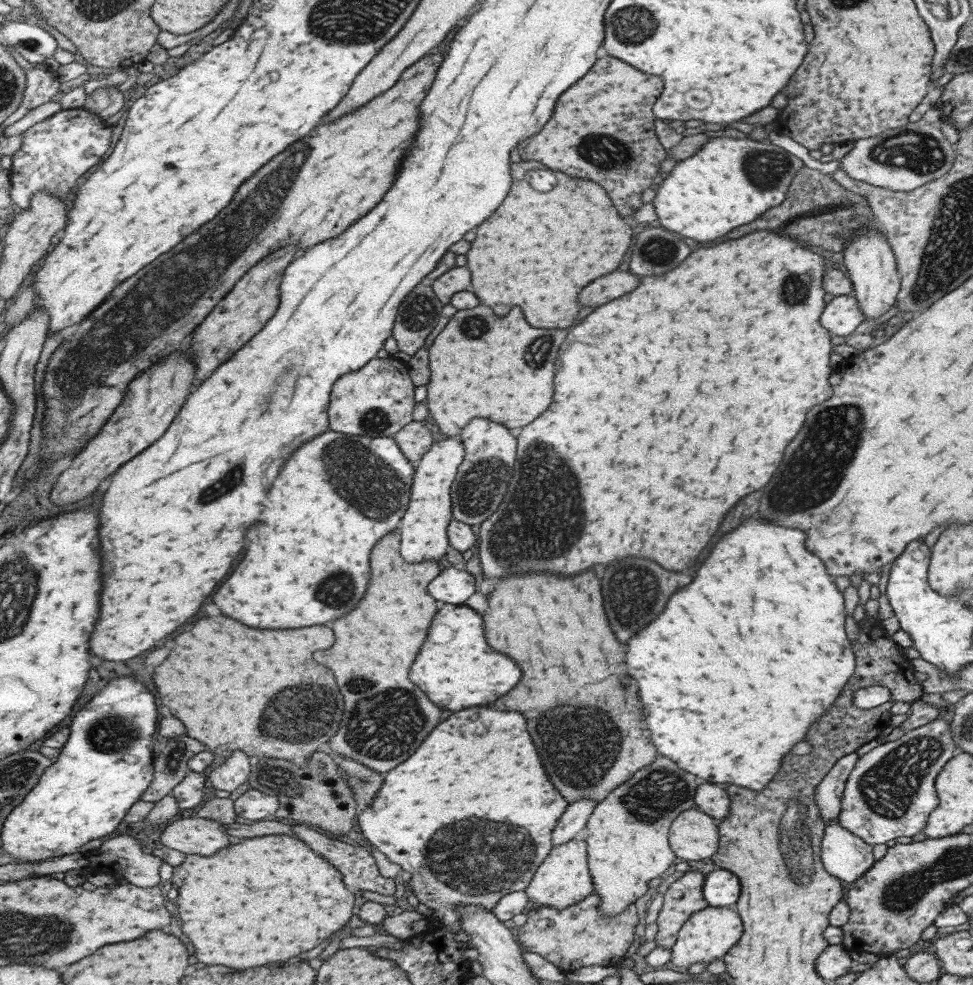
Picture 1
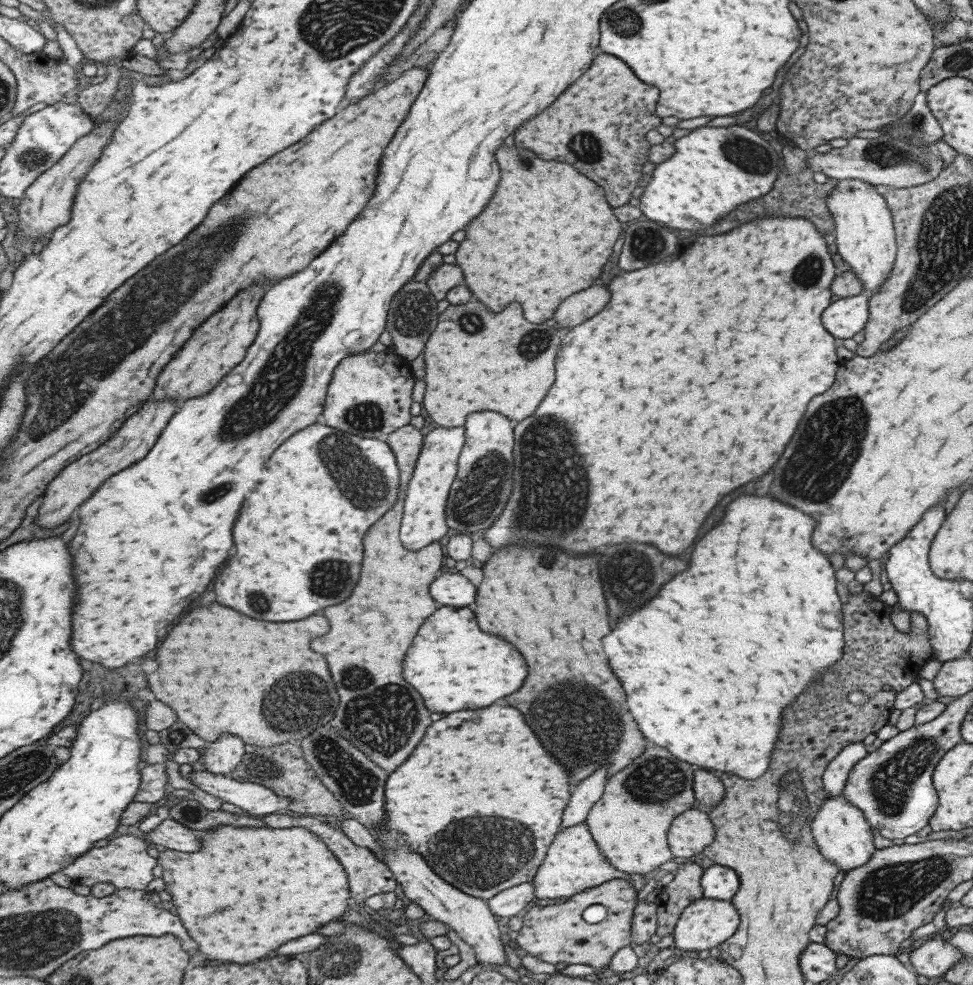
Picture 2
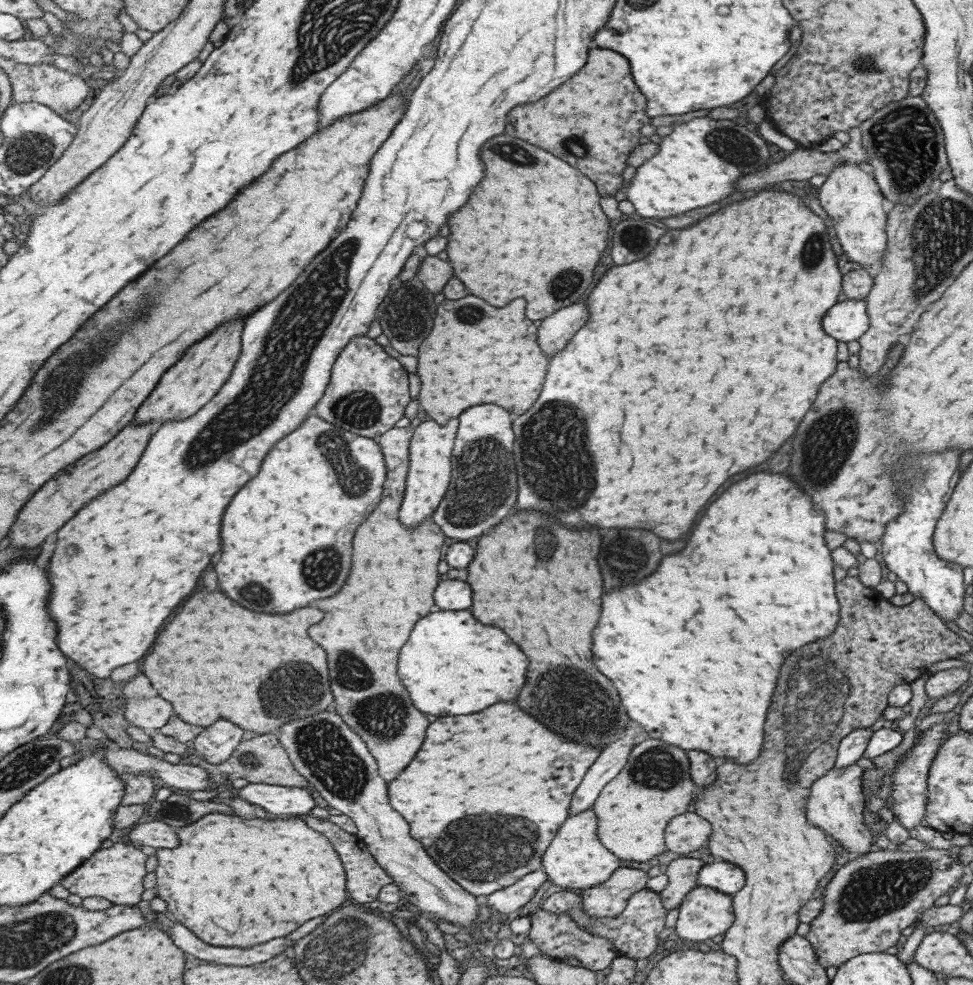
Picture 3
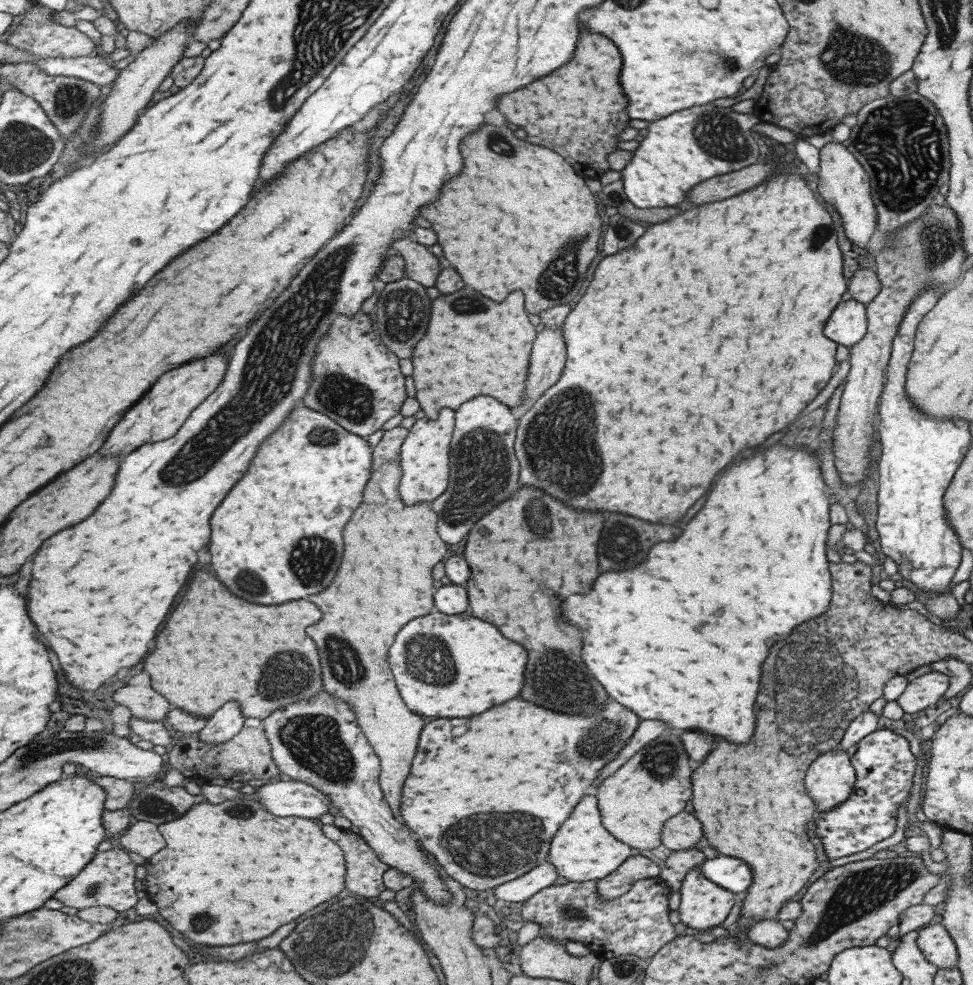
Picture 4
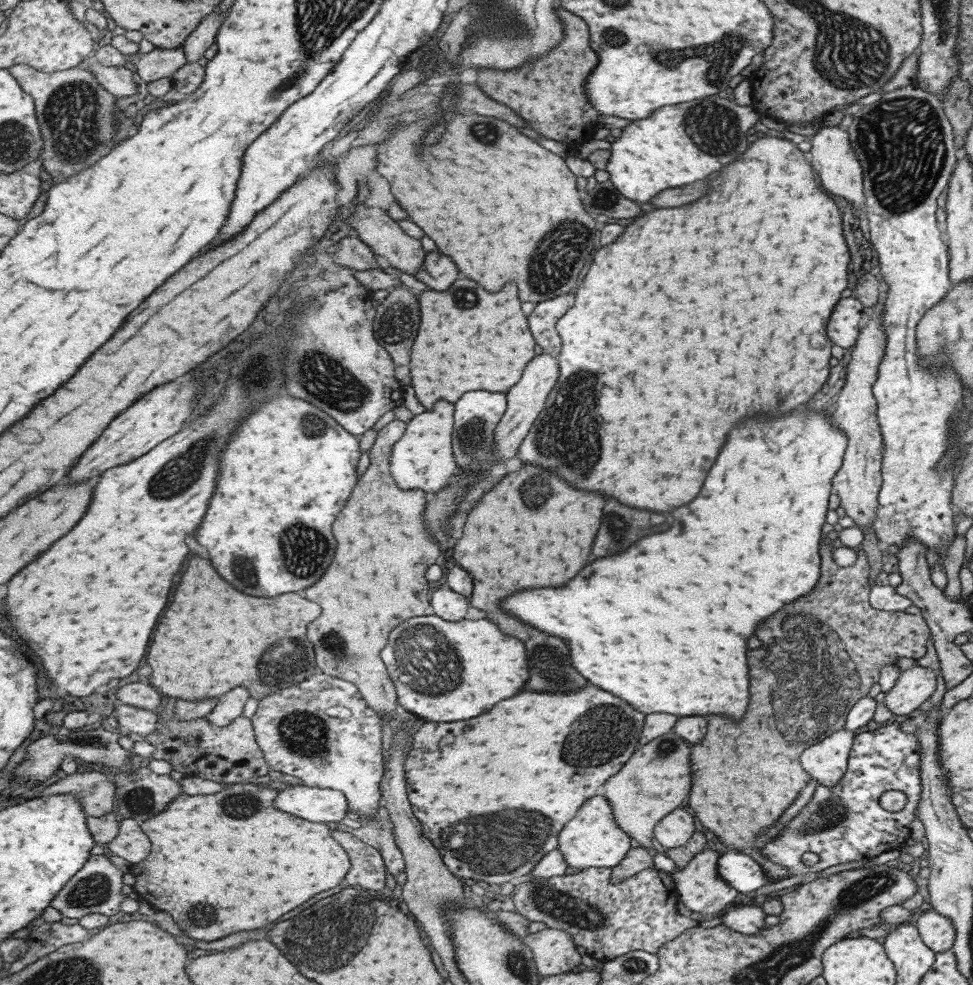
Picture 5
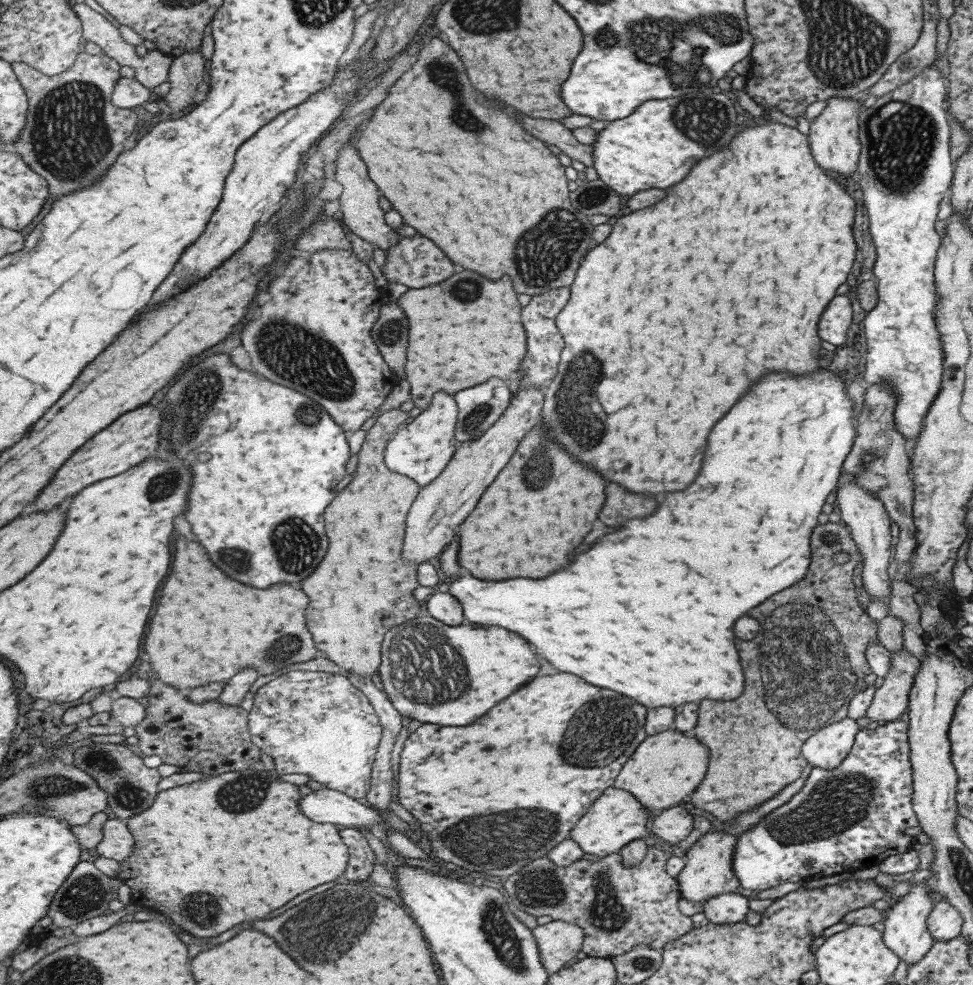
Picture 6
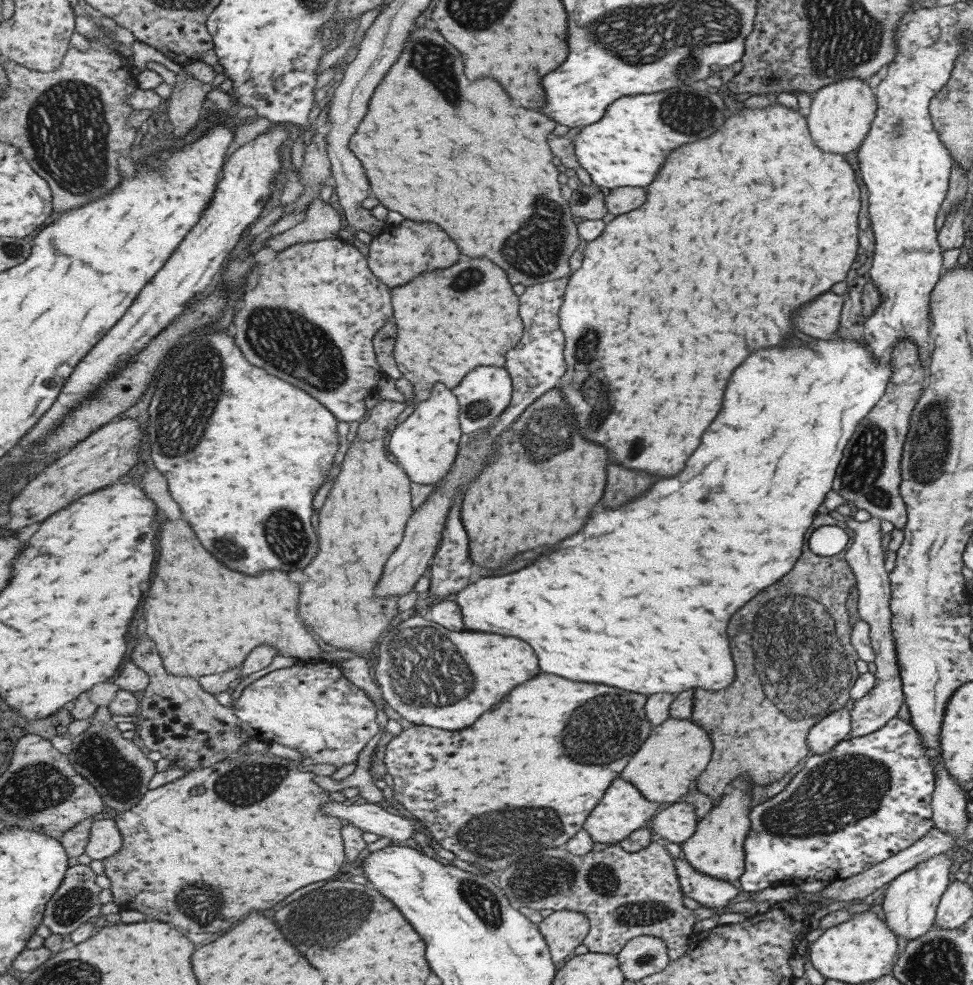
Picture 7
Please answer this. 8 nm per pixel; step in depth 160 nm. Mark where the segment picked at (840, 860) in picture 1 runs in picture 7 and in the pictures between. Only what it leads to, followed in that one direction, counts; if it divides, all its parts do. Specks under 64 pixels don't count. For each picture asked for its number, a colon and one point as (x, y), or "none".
2: (841, 834)
3: (835, 803)
4: (828, 780)
5: (825, 761)
6: (825, 748)
7: (834, 727)

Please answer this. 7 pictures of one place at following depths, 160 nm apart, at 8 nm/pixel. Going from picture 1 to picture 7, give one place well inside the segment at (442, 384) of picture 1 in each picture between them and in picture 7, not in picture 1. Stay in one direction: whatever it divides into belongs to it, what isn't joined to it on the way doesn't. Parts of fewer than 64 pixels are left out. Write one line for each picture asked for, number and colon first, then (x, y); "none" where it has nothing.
2: (506, 364)
3: (492, 360)
4: (474, 346)
5: (455, 353)
6: (486, 340)
7: (449, 323)

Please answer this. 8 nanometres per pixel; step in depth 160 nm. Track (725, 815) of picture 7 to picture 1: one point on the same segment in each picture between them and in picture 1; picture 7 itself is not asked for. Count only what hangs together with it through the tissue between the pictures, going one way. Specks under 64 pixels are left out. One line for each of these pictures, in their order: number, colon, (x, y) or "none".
1: (709, 933)
2: (703, 923)
3: (703, 913)
4: (702, 904)
5: (699, 887)
6: (707, 871)

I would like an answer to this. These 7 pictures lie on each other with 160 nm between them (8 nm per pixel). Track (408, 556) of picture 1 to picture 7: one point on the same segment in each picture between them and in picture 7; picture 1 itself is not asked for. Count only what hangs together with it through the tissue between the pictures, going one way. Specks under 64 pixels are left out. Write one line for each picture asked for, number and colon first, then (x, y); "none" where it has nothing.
2: (425, 521)
3: (433, 445)
4: (426, 457)
5: (424, 459)
6: (422, 451)
7: (425, 444)

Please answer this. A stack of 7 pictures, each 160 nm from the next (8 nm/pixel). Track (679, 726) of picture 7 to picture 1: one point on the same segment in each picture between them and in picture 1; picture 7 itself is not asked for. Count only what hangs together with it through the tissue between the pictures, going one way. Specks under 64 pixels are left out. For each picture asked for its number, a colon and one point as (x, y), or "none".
1: (626, 838)
2: (628, 823)
3: (632, 809)
4: (652, 786)
5: (653, 782)
6: (666, 766)

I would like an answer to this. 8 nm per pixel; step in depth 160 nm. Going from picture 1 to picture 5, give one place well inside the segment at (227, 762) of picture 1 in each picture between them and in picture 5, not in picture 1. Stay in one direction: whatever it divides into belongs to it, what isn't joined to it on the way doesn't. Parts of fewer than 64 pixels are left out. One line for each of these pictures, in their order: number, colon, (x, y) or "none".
2: (223, 756)
3: (218, 742)
4: (228, 721)
5: (229, 708)

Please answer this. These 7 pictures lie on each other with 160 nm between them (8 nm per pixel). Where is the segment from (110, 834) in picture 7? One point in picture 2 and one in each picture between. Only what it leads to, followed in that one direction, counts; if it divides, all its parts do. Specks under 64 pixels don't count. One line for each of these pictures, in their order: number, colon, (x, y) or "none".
2: (171, 834)
3: (159, 835)
4: (144, 838)
5: (132, 843)
6: (119, 842)

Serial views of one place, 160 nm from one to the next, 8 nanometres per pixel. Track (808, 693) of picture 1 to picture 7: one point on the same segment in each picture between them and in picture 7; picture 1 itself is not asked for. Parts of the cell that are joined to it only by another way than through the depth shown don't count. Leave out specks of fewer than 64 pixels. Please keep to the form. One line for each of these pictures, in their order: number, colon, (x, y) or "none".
2: (695, 689)
3: (757, 572)
4: (680, 638)
5: (662, 626)
6: (680, 576)
7: (639, 599)

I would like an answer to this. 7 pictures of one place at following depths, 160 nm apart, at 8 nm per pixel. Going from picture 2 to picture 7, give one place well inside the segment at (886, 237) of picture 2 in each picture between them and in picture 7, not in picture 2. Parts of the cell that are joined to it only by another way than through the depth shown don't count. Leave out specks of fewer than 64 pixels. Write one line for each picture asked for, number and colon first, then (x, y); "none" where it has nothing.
3: (849, 195)
4: (842, 182)
5: (830, 155)
6: (833, 140)
7: (840, 114)

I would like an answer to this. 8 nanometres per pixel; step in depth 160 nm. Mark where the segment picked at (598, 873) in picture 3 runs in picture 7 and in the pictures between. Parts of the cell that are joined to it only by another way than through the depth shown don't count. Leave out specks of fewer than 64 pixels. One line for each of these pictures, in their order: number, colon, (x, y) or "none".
4: (581, 850)
5: (590, 839)
6: (616, 817)
7: (621, 810)

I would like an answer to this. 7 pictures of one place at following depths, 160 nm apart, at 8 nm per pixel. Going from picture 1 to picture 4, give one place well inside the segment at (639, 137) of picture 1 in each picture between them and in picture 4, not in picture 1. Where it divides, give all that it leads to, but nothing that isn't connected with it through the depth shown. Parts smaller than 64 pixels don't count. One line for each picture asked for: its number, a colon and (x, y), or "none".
2: (602, 117)
3: (593, 120)
4: (577, 111)

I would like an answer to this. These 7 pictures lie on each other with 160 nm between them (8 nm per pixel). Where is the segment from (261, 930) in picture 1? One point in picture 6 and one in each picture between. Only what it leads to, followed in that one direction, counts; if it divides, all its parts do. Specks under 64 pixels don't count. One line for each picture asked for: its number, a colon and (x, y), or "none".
2: (248, 890)
3: (235, 882)
4: (235, 859)
5: (220, 863)
6: (233, 847)

